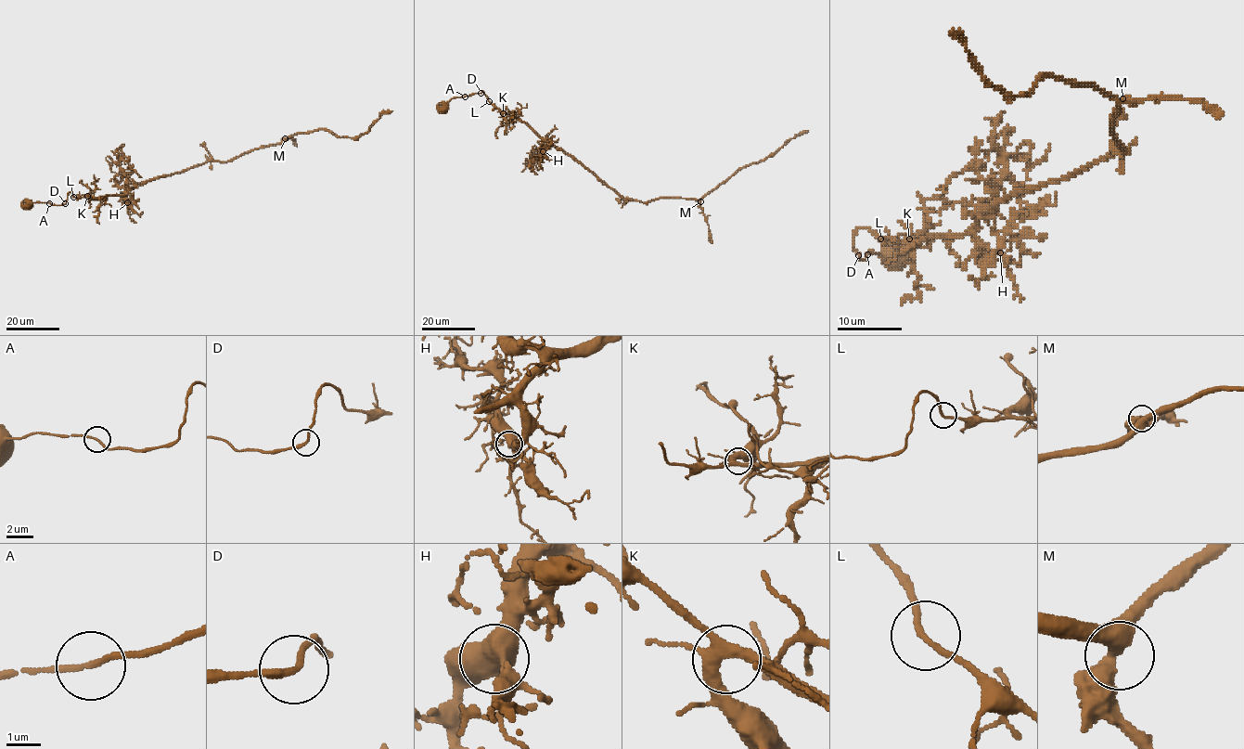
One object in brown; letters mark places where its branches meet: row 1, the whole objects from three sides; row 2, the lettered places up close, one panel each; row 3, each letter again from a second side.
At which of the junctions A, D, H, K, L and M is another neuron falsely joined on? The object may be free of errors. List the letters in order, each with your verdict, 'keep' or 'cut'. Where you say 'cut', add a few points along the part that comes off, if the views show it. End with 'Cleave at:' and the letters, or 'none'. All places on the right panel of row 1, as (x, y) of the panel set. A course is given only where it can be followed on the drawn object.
A: keep
D: keep
H: keep
K: keep
L: keep
M: keep
Cleave at: none

